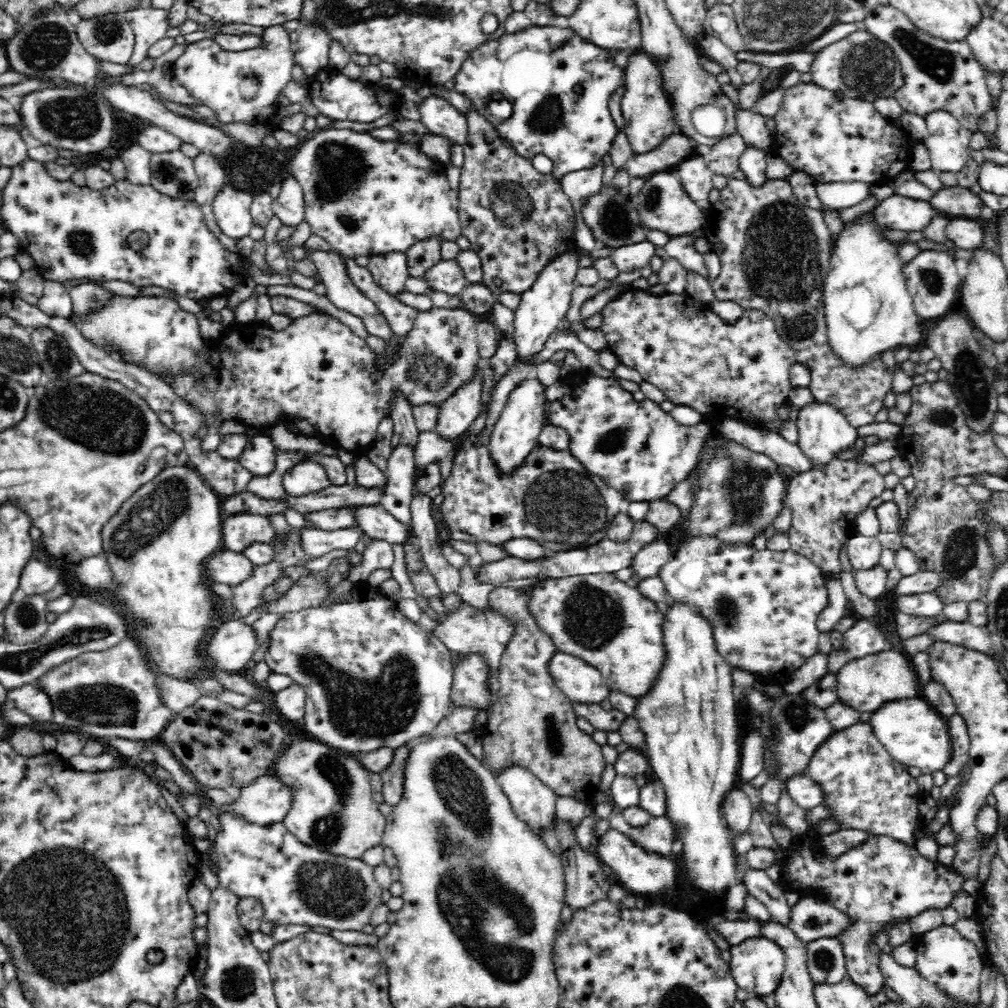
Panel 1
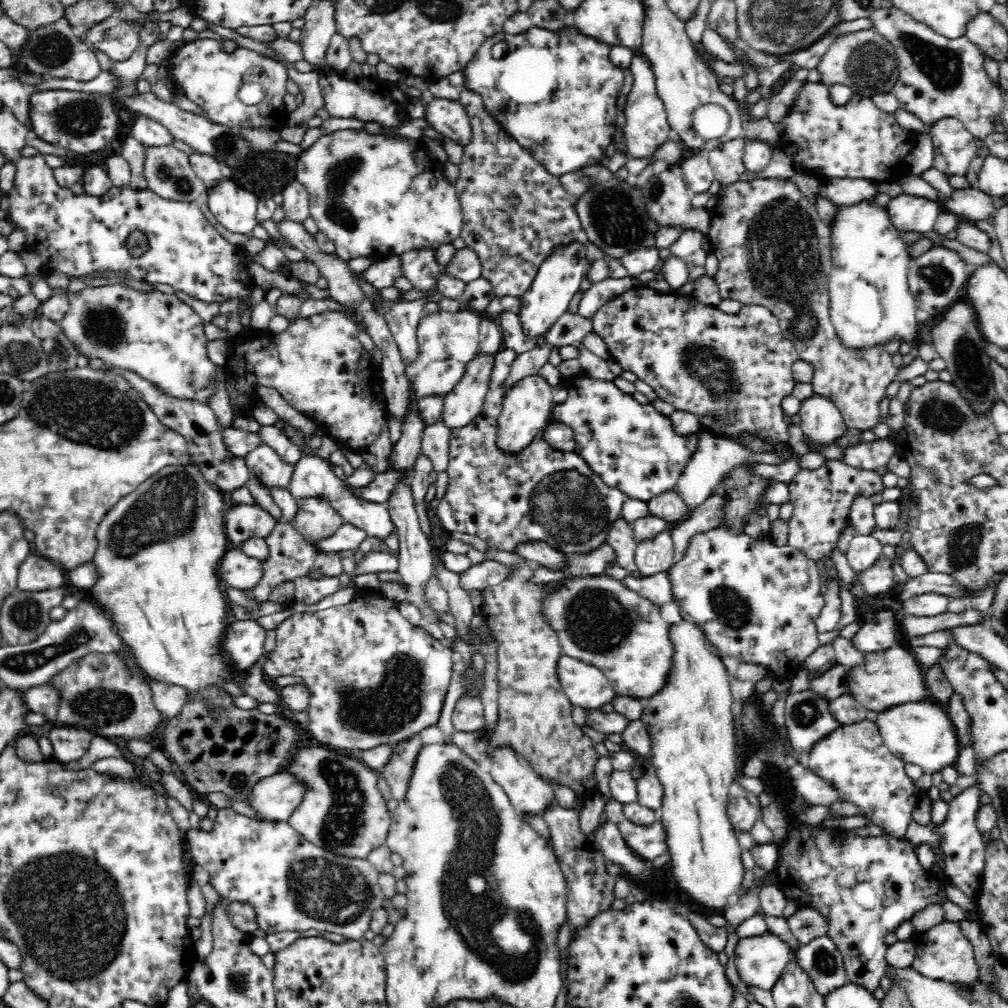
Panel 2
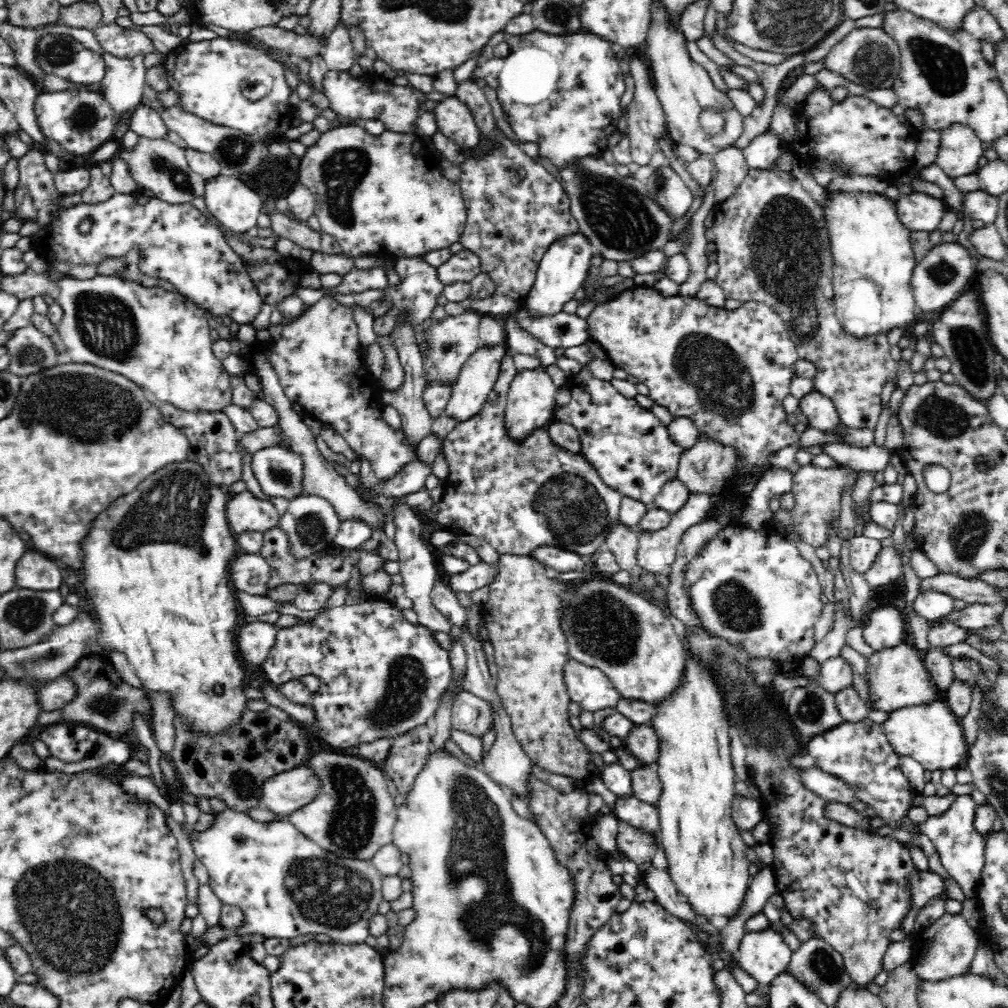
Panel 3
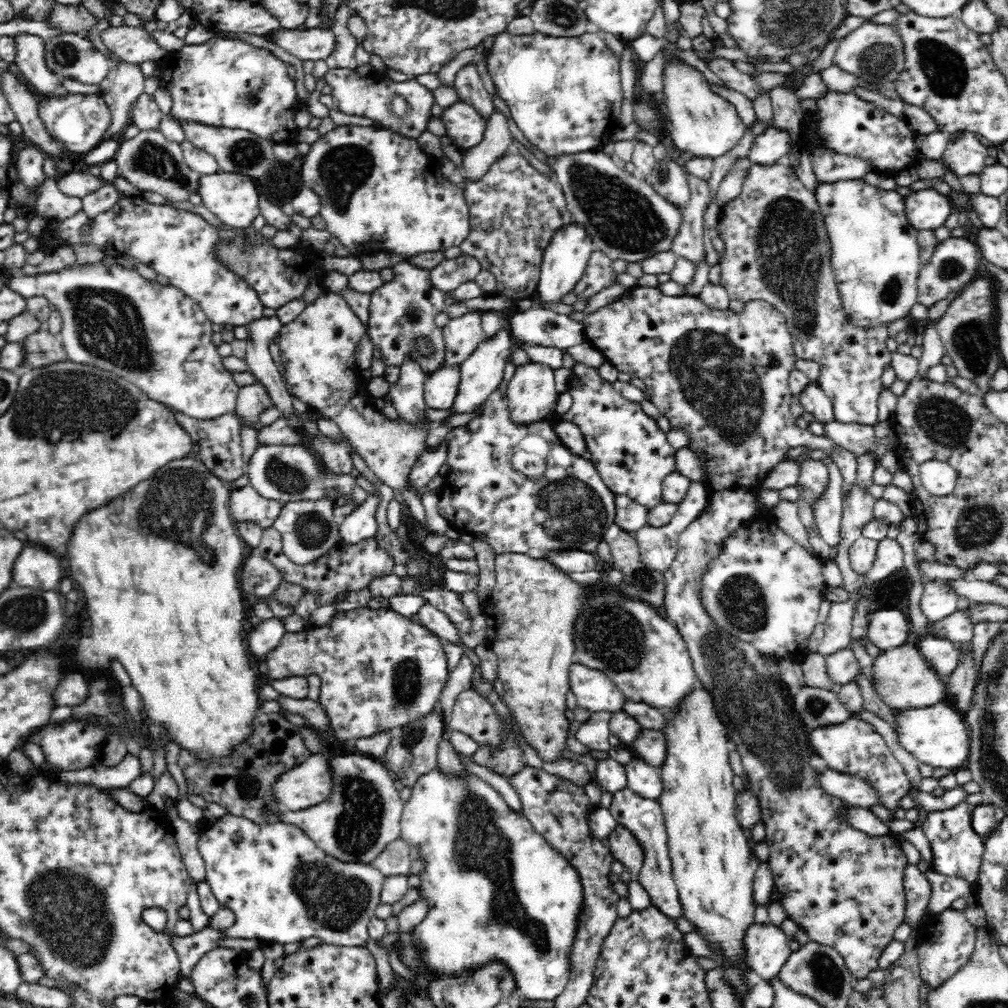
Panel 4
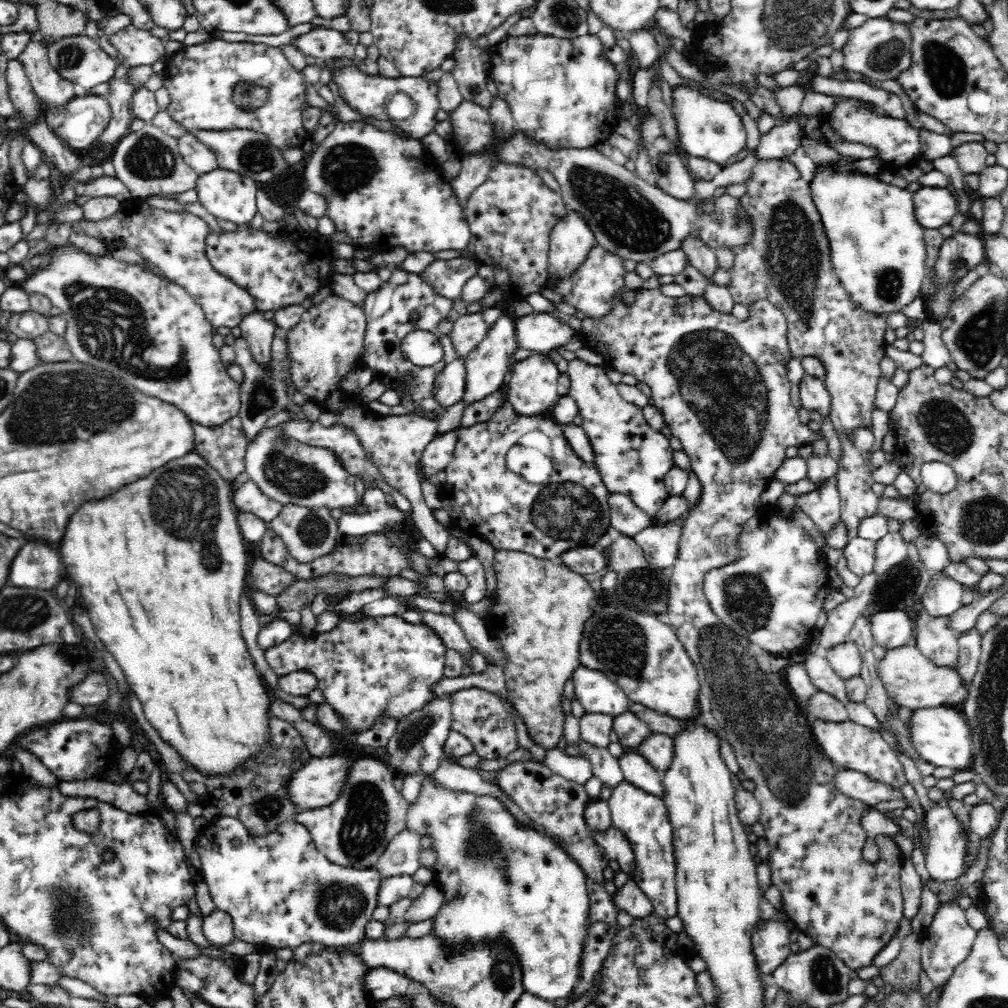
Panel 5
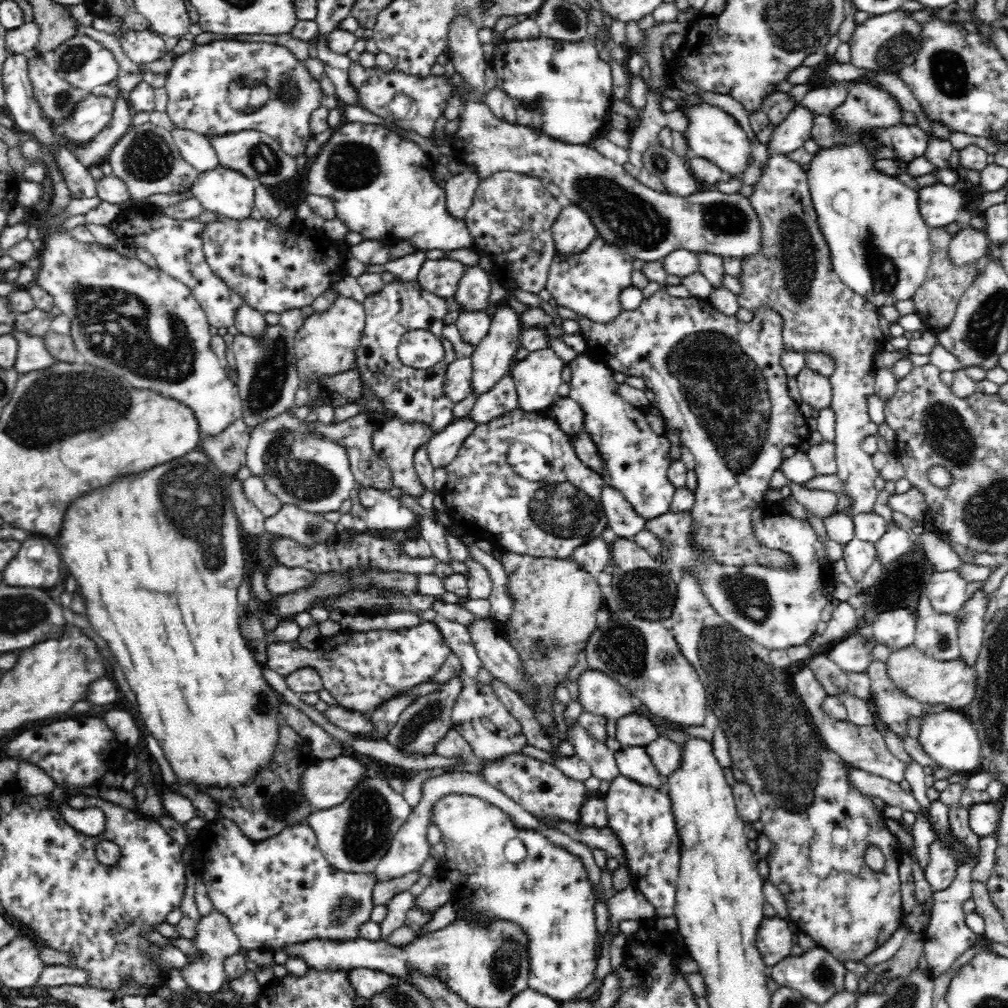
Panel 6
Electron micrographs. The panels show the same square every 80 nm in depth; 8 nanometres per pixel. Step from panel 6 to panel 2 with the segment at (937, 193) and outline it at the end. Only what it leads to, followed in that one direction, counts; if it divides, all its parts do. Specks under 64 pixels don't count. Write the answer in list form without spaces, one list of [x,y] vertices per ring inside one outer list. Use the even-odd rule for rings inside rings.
[[[898,194],[885,205],[891,225],[898,231],[920,232],[933,230],[937,216],[943,211],[938,201]]]

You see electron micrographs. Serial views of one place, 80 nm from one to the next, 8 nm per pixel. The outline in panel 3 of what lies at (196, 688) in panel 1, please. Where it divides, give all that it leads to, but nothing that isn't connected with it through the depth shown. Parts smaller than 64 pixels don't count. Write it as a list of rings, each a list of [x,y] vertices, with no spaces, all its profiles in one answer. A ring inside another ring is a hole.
[[[154,691],[149,697],[154,711],[154,718],[150,724],[154,728],[153,738],[161,756],[167,757],[175,741],[173,720],[176,718],[176,709],[174,709],[174,699],[172,699],[170,691]]]

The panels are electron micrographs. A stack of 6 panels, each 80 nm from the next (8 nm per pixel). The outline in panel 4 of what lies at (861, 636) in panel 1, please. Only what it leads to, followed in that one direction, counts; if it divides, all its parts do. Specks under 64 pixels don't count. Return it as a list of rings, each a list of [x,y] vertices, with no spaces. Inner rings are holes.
[[[876,610],[868,613],[867,641],[882,651],[913,641],[909,618],[900,610]]]

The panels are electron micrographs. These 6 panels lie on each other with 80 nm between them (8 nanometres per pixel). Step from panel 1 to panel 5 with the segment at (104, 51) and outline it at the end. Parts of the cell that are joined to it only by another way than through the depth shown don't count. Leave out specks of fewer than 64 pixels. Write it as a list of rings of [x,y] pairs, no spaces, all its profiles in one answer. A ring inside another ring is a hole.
[[[133,25],[108,36],[108,44],[114,47],[131,67],[160,62],[167,56],[163,41],[154,37],[150,31],[140,30]]]

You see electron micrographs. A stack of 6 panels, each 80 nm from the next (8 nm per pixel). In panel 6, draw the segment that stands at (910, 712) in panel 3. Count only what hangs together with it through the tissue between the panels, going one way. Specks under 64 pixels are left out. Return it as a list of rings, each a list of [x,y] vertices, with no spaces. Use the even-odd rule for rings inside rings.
[[[952,708],[934,709],[921,715],[919,723],[920,732],[918,732],[917,741],[921,744],[925,754],[936,764],[948,771],[966,776],[978,771],[981,764],[981,757],[979,756],[980,741],[967,714],[960,713]]]

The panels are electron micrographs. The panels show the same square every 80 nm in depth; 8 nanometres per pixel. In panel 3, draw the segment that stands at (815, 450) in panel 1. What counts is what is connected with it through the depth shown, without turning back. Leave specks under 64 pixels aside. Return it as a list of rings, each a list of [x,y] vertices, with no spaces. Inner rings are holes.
[[[815,390],[800,399],[799,410],[808,420],[807,428],[818,430],[822,434],[834,434],[843,426],[831,398]]]

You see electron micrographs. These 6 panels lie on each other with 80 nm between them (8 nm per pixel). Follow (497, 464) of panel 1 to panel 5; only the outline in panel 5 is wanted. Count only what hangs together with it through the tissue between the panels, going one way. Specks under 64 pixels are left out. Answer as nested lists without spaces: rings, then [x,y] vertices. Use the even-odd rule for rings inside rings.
[[[532,353],[520,362],[513,362],[510,369],[511,378],[506,381],[509,386],[507,398],[517,416],[542,416],[542,412],[550,410],[558,402],[561,395],[556,387],[560,372],[550,358]]]

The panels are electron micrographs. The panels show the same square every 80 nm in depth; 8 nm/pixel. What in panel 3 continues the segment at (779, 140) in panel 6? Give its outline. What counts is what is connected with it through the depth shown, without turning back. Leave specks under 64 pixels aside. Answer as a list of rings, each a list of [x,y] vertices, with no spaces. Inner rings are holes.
[[[771,131],[756,136],[743,150],[749,169],[768,170],[783,150],[781,140]]]

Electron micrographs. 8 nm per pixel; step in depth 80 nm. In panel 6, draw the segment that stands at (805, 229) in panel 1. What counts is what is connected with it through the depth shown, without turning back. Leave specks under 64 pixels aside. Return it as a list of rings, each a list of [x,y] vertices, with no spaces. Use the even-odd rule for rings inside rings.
[[[784,155],[770,156],[764,162],[761,171],[760,178],[752,185],[752,192],[747,196],[760,223],[760,248],[756,253],[740,258],[742,268],[737,278],[740,282],[740,294],[736,294],[736,299],[740,307],[752,312],[760,306],[770,306],[784,317],[782,336],[786,350],[805,354],[825,354],[833,360],[833,371],[828,380],[832,393],[829,407],[835,416],[836,476],[842,482],[842,494],[850,502],[850,506],[844,506],[841,513],[853,520],[859,514],[874,513],[874,506],[878,500],[874,480],[879,474],[872,465],[871,455],[861,449],[860,441],[866,435],[877,434],[877,424],[868,414],[868,398],[875,394],[878,368],[874,365],[874,360],[876,354],[883,351],[886,338],[880,328],[880,316],[876,309],[864,298],[854,295],[834,272],[826,237],[818,225],[818,215],[808,186],[807,172],[800,164],[790,161]]]

